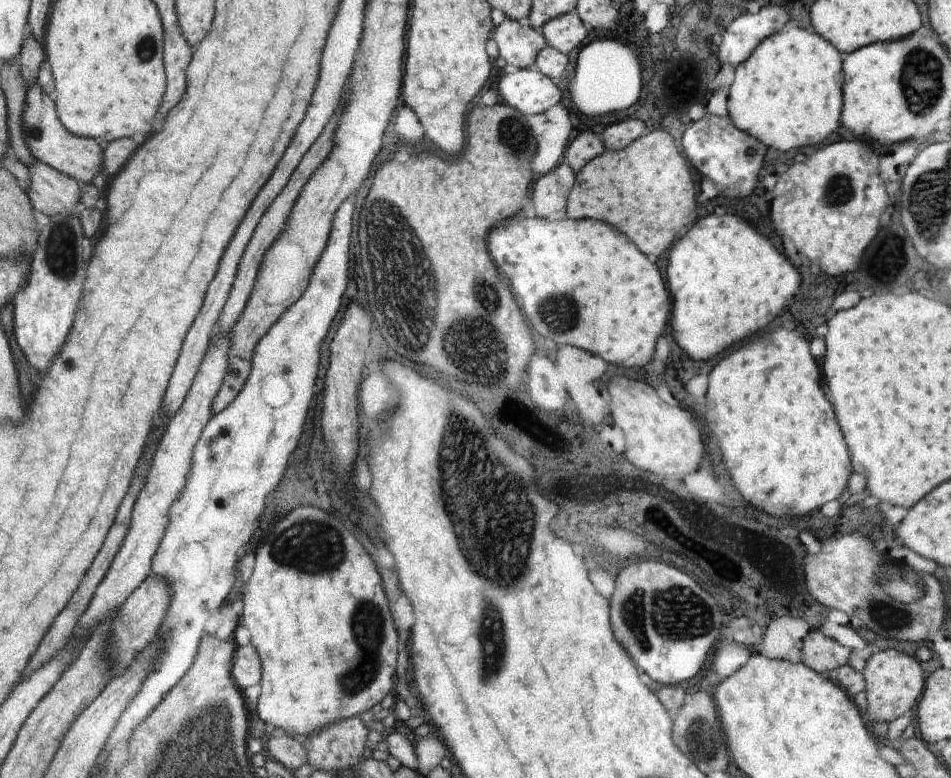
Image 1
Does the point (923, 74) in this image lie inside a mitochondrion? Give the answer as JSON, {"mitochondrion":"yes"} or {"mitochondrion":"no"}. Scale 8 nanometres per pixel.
{"mitochondrion":"yes"}

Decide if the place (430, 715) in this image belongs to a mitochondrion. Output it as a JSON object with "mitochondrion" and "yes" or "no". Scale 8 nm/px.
{"mitochondrion":"no"}

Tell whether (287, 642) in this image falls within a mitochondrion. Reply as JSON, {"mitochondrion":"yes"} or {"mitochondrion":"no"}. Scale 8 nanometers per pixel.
{"mitochondrion":"no"}

